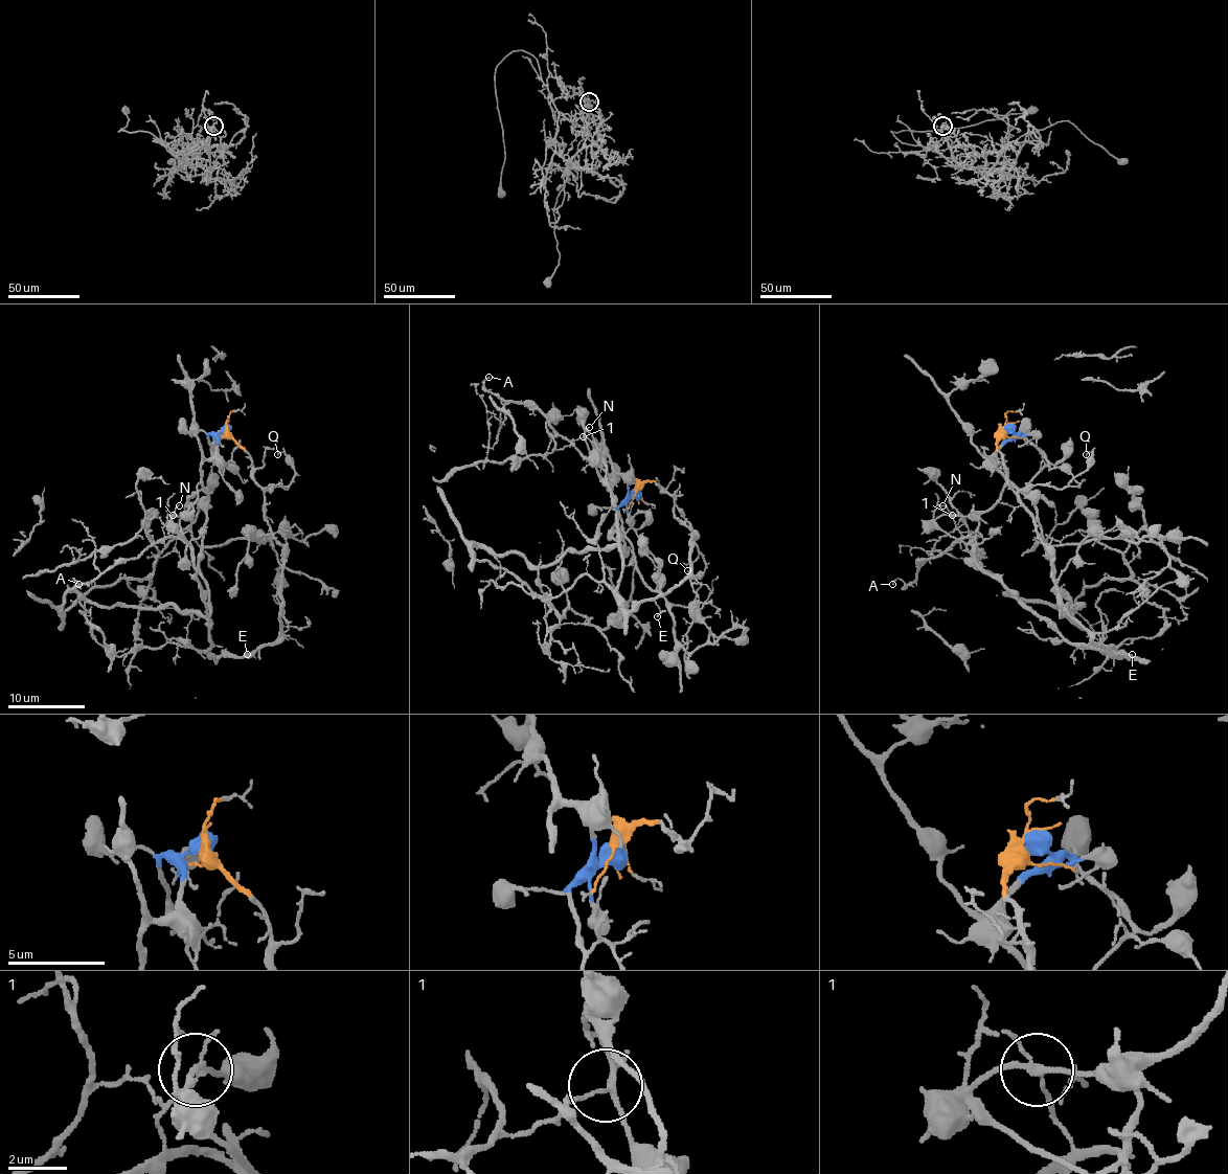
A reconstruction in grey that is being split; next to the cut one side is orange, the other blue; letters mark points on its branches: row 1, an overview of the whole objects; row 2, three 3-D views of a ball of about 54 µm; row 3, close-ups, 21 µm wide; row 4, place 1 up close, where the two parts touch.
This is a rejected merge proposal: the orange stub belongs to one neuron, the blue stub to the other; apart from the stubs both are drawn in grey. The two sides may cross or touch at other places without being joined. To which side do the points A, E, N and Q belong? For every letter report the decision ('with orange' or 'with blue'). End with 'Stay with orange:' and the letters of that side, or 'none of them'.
A: with orange
E: with orange
N: with orange
Q: with orange
Stay with orange: A, E, N, Q

